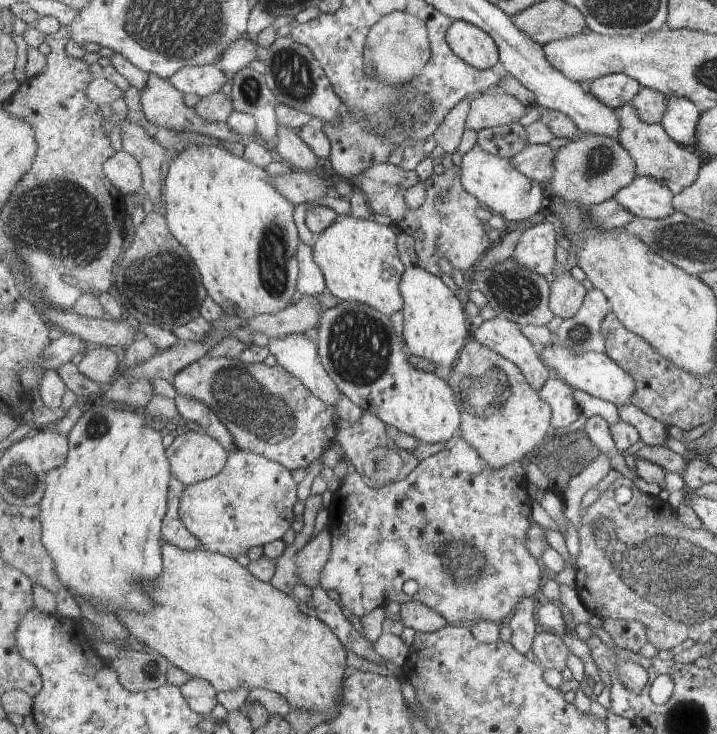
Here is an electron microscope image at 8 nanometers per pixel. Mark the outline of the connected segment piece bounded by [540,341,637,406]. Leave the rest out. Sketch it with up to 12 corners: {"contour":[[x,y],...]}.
{"contour":[[553,341],[542,362],[562,382],[617,406],[635,378],[607,353],[577,354]]}

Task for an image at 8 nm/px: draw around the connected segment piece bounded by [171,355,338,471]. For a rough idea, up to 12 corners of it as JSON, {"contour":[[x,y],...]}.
{"contour":[[206,355],[171,382],[289,471],[337,443],[334,404],[278,363]]}

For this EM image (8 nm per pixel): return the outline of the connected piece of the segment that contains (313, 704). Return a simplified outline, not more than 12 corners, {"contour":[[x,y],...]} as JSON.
{"contour":[[163,543],[140,644],[217,692],[344,704],[346,647],[235,558]]}

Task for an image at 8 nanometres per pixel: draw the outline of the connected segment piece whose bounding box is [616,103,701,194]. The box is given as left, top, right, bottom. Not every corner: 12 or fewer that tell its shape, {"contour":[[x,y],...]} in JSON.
{"contour":[[628,103],[617,139],[637,174],[681,194],[699,178],[701,156]]}

